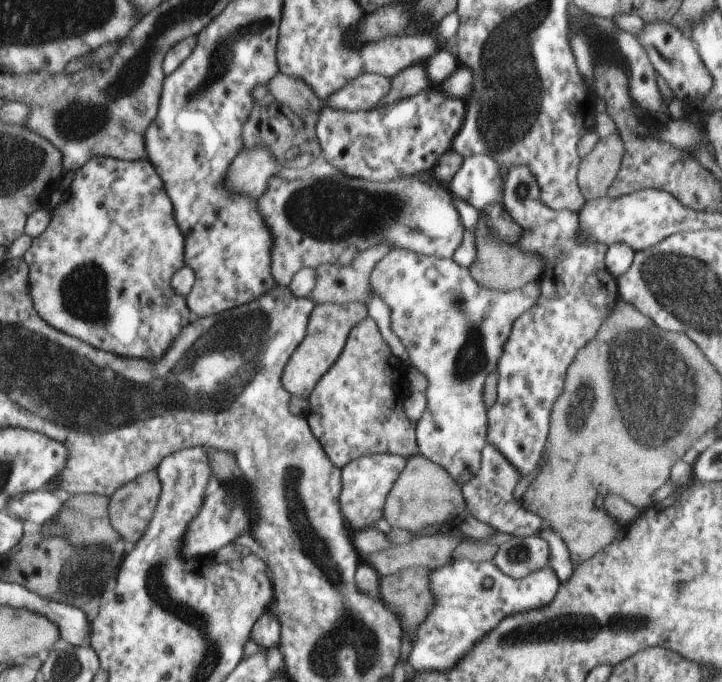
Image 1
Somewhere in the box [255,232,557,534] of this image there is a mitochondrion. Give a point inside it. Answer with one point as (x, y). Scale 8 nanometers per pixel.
(472, 359)

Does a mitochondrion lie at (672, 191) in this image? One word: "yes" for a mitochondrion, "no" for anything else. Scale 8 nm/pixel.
no

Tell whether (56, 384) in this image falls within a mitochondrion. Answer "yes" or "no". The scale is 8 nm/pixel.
yes

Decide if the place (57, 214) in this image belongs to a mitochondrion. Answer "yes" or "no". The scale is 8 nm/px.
no

